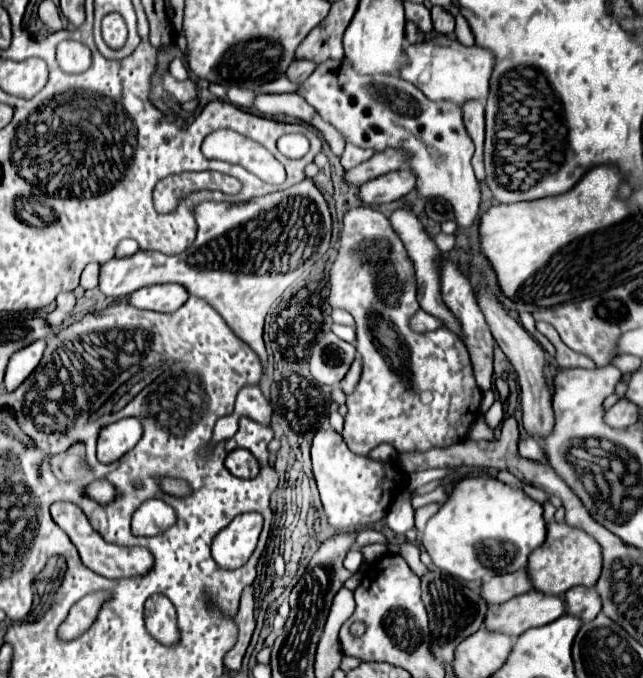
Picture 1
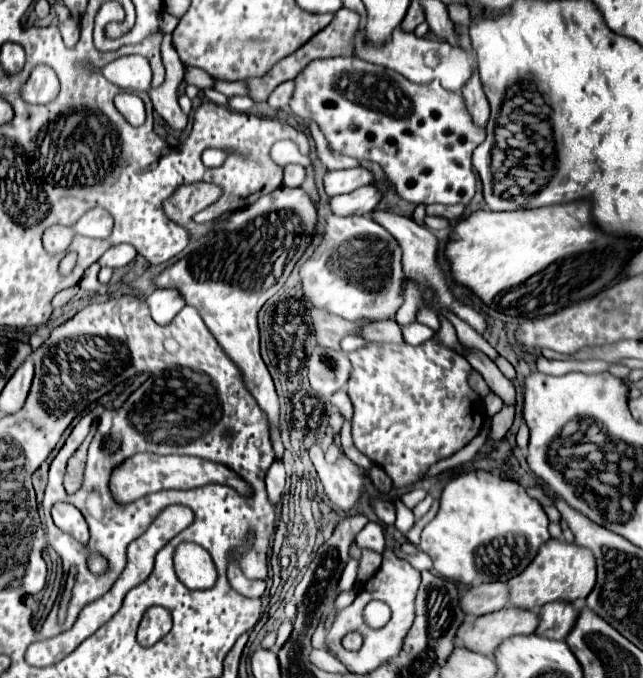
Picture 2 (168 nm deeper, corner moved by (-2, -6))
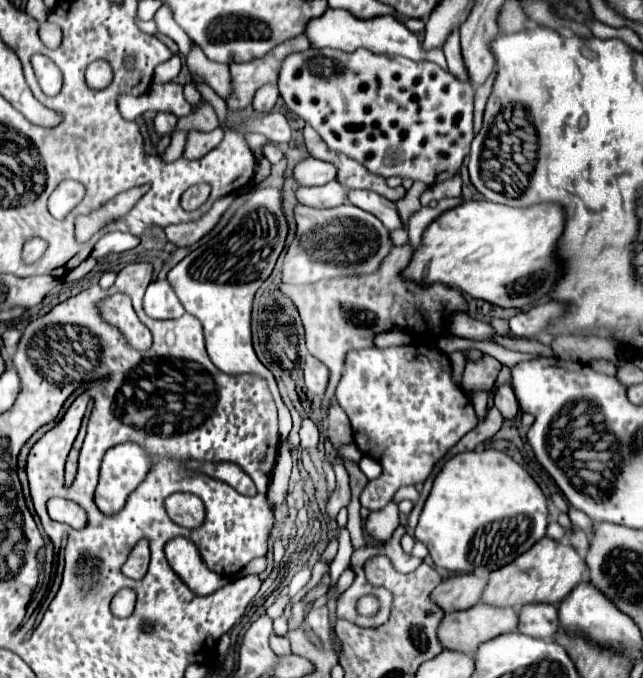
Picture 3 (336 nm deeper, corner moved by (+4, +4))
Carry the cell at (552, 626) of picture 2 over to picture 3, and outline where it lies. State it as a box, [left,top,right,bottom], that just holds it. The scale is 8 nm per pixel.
[518,604,560,640]

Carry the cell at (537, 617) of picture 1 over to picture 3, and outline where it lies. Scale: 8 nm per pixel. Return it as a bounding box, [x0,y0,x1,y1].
[438,604,518,654]

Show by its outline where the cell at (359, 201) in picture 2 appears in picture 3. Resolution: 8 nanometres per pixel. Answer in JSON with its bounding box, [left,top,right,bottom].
[296,180,348,208]

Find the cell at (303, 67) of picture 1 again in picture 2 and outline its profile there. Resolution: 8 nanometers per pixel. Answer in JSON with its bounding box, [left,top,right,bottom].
[268,82,294,110]

